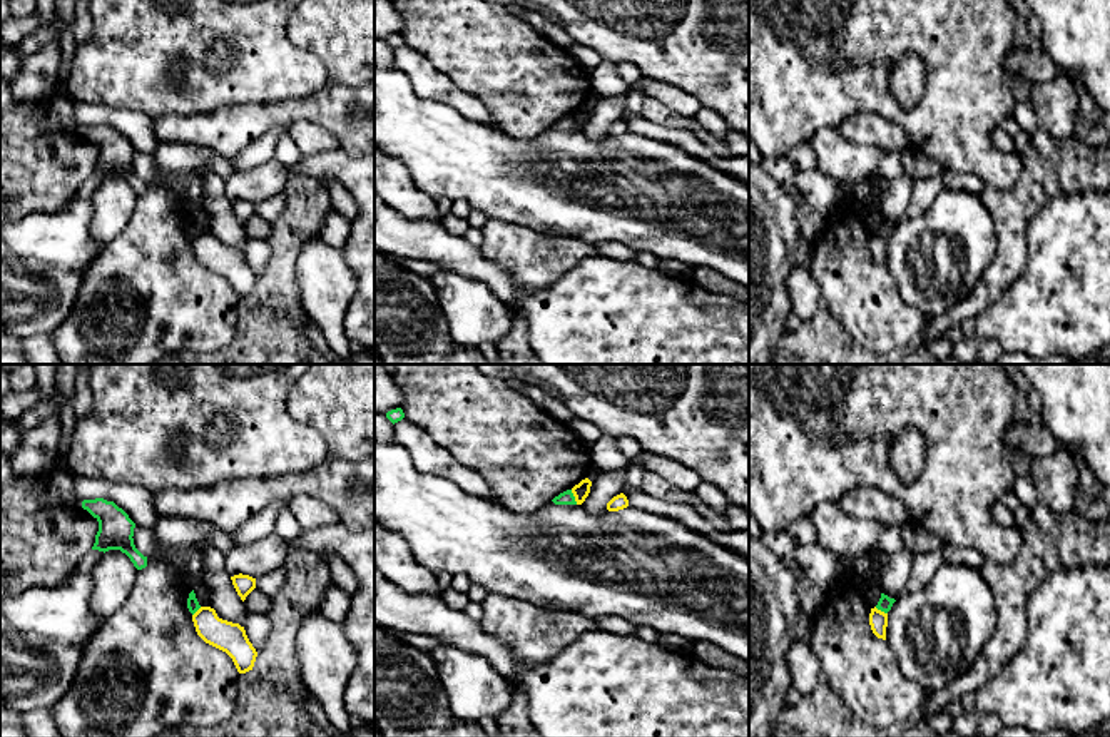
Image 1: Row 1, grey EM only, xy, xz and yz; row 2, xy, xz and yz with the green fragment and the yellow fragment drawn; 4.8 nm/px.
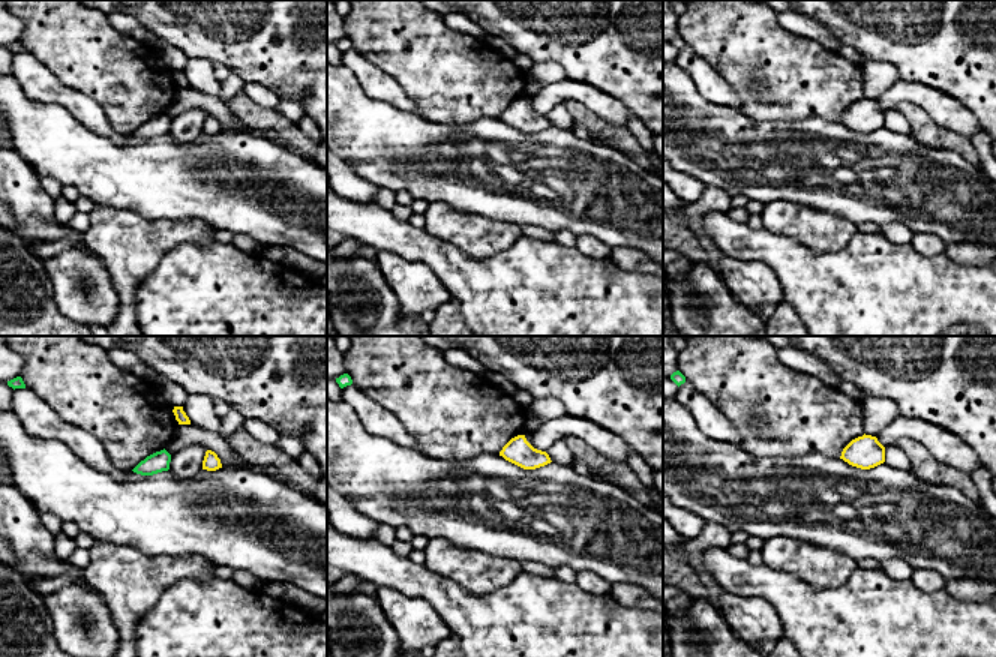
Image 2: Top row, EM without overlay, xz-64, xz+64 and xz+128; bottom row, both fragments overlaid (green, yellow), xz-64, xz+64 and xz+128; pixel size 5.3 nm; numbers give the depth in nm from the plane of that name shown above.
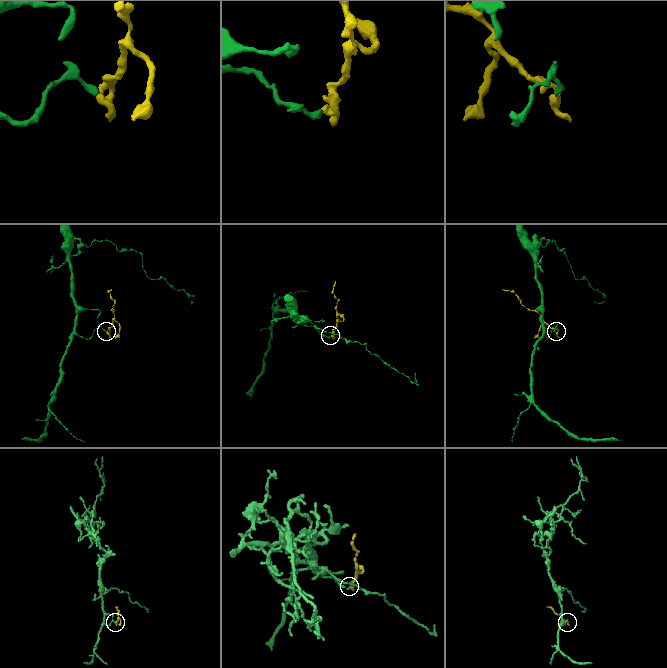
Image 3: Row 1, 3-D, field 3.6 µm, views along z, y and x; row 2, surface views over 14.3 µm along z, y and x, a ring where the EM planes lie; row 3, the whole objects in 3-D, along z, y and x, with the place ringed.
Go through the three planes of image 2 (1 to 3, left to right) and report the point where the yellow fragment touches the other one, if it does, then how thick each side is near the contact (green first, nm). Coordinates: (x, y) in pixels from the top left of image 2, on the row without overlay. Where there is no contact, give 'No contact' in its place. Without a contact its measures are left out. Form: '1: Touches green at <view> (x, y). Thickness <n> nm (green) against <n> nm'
1: No contact
2: No contact
3: No contact

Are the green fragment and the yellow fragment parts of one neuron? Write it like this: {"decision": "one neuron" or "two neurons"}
{"decision": "two neurons"}

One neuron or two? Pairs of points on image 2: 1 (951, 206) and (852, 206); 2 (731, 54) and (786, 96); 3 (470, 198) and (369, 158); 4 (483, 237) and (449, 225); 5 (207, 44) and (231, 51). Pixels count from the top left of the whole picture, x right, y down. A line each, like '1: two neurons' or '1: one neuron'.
1: one neuron
2: one neuron
3: one neuron
4: one neuron
5: one neuron

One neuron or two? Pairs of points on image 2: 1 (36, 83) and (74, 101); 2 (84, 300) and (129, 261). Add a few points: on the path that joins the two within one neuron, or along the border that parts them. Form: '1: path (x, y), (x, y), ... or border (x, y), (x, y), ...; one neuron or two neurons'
1: path (45, 87), (65, 96); one neuron
2: border (89, 249), (105, 264), (117, 296), (117, 312); two neurons

